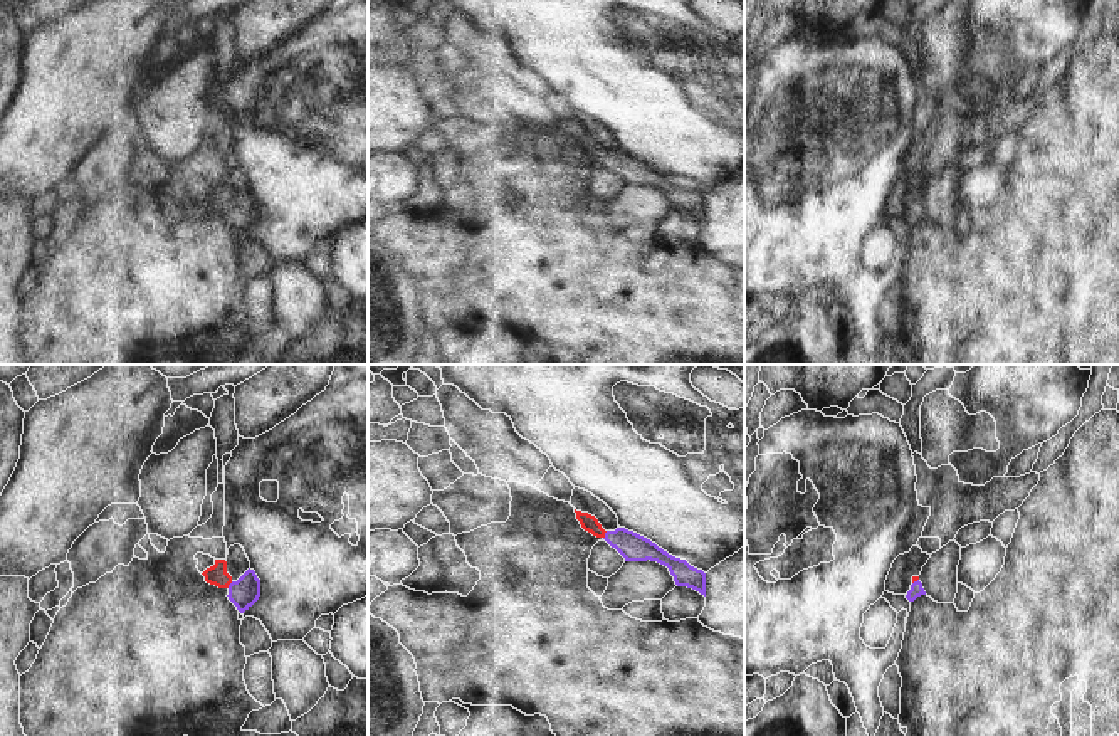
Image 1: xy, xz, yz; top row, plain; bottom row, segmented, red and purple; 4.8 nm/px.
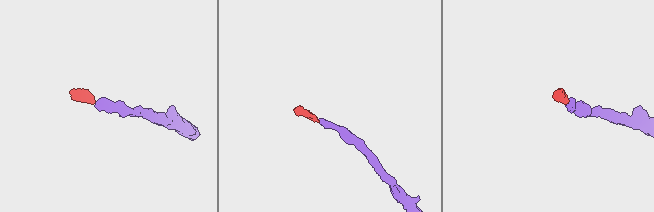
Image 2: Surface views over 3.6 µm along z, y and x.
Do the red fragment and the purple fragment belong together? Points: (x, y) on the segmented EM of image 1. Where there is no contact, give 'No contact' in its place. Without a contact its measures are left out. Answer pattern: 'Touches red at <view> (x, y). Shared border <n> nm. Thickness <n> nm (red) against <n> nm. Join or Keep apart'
Touches red at xz (604, 535). Shared border 40 nm. Thickness 80 nm (red) against 140 nm. Join.

